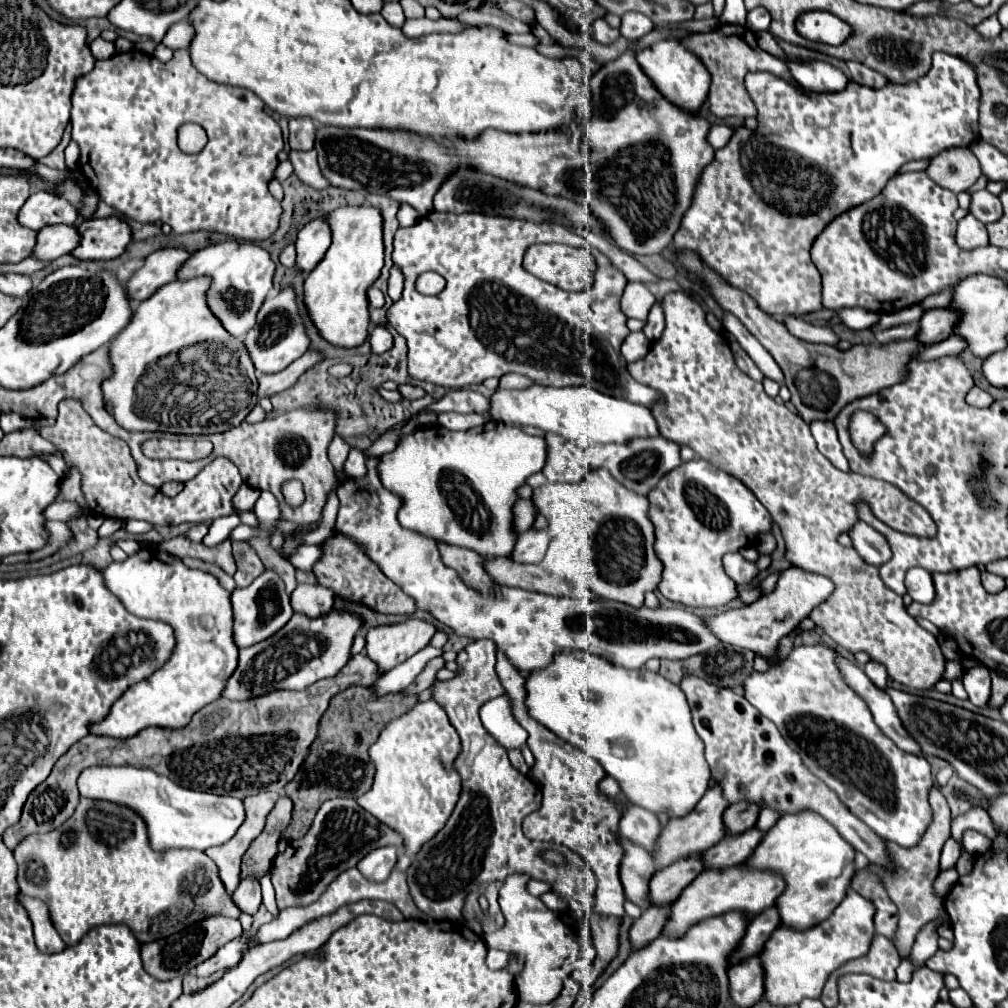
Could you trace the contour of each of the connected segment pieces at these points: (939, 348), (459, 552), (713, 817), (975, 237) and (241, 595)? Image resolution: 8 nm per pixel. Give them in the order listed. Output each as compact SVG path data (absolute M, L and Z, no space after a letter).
M950 336L938 344L930 344L924 346L918 352L918 360L932 360L932 358L940 358L940 356L952 356L962 353L966 349L966 342L958 336Z
M438 542L442 560L446 566L454 568L468 586L478 590L492 590L494 582L482 568L480 554L474 554L474 550L466 550L462 546L450 546L444 542Z
M712 786L704 798L694 806L694 810L682 818L670 818L668 824L662 828L660 836L656 838L654 844L654 866L664 868L670 866L672 862L678 862L682 858L690 858L700 854L702 850L708 850L710 846L718 844L724 838L724 824L722 824L722 812L726 808L726 800L720 794L718 786Z
M968 214L966 218L962 218L958 222L958 234L956 234L958 246L964 250L972 250L978 246L986 246L988 244L988 234L986 234L986 226L978 226L978 220Z
M266 570L248 588L236 588L232 592L232 610L234 610L234 644L238 648L248 648L270 638L292 616L290 594L284 590L284 582L274 570Z

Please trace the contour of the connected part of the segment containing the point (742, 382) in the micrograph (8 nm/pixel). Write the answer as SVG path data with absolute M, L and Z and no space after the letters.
M676 290L666 294L662 300L662 308L666 318L662 338L650 346L650 352L642 360L628 364L628 372L634 380L666 394L664 404L652 406L660 436L678 442L680 446L690 446L698 458L704 458L706 462L714 464L722 472L738 478L744 486L748 486L768 508L774 524L780 526L786 544L786 560L792 566L822 574L834 582L834 594L826 602L822 602L822 606L816 606L808 616L818 628L822 628L836 644L844 646L852 654L864 650L874 662L884 664L892 680L916 690L932 688L942 678L944 670L944 656L940 652L938 640L916 624L916 620L906 612L902 596L894 594L880 580L876 566L862 562L854 548L844 548L836 540L838 534L848 532L858 520L854 506L858 500L866 500L874 516L882 522L890 522L892 526L896 526L896 530L916 536L936 534L936 524L930 514L918 502L906 498L894 484L886 484L882 480L874 480L854 472L842 472L834 468L832 462L826 462L826 458L816 448L808 424L798 418L798 414L790 412L784 404L778 404L774 398L770 398L764 392L762 382L756 382L742 370L738 370L728 340L708 326L706 312L692 296L692 290Z

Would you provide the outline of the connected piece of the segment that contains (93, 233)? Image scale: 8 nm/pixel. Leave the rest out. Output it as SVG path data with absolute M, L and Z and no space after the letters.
M92 218L78 224L82 234L78 246L70 252L78 260L118 258L130 244L130 228L118 218Z

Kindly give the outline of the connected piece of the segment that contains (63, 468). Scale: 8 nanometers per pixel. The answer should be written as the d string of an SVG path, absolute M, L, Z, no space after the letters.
M41 455L41 459L45 460L51 468L56 472L58 475L66 475L69 473L69 468L62 458L62 456L56 455Z

